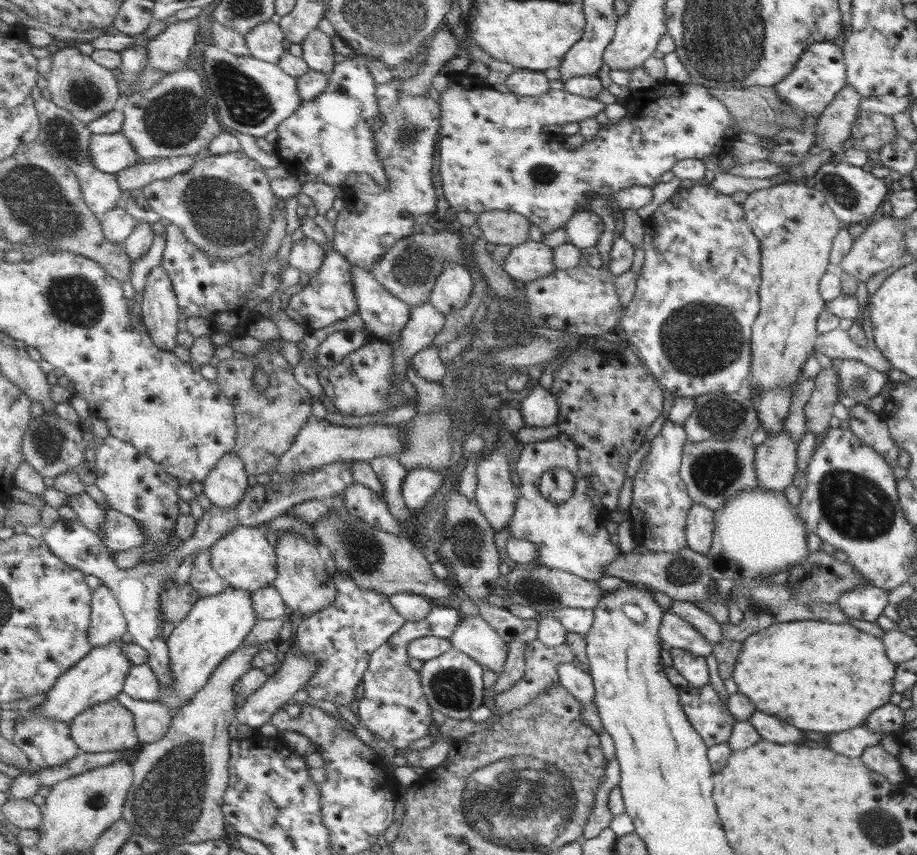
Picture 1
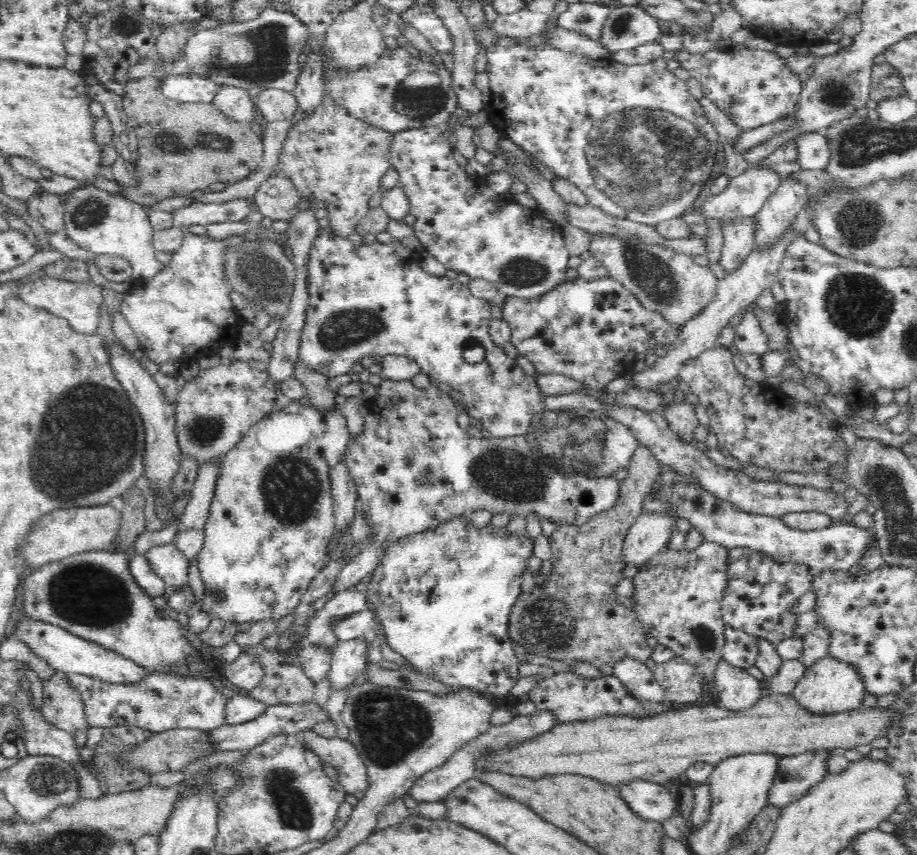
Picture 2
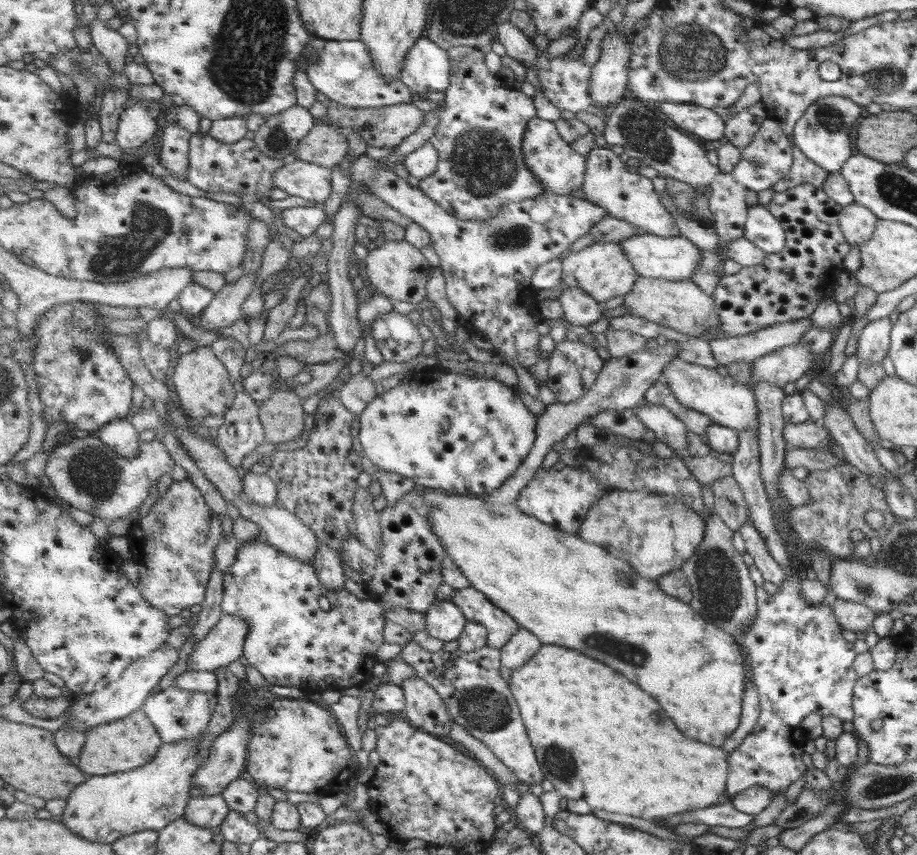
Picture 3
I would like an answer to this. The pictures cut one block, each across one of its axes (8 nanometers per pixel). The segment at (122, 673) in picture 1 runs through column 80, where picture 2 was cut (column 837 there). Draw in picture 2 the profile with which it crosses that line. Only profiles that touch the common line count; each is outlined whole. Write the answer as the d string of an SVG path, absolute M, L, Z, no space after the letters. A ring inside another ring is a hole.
M826 656L810 668L806 668L804 676L798 681L791 695L808 713L826 717L830 714L848 713L850 710L858 709L862 706L865 690L862 679L850 665Z

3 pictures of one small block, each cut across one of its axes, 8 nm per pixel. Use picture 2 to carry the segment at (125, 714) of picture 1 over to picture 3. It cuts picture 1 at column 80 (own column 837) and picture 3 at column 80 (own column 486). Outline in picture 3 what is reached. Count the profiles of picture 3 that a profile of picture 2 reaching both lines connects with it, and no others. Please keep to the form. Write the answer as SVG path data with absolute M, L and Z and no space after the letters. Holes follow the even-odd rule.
M142 708L125 718L87 729L86 736L85 746L76 760L76 765L87 776L105 776L141 768L158 756L164 743L154 722Z

